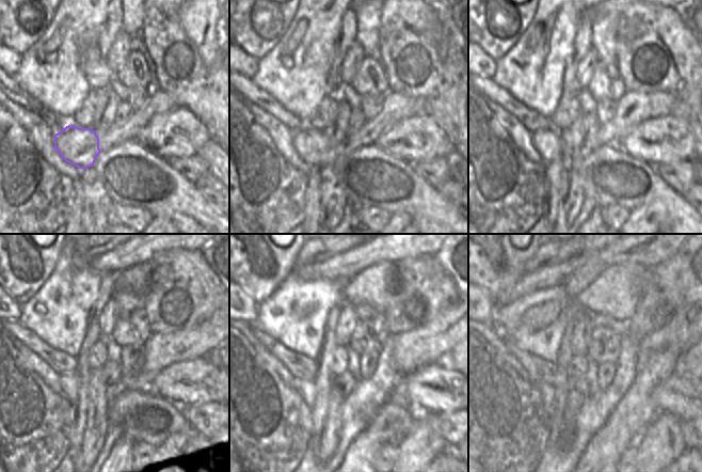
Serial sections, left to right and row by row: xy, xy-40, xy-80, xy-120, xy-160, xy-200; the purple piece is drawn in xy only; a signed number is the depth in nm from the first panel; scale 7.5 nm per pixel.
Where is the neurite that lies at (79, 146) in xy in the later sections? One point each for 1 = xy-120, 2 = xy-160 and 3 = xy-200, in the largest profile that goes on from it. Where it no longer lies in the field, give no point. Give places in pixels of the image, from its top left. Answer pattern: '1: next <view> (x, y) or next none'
1: next xy-120 (68, 382)
2: next xy-160 (306, 388)
3: next xy-200 (547, 391)

